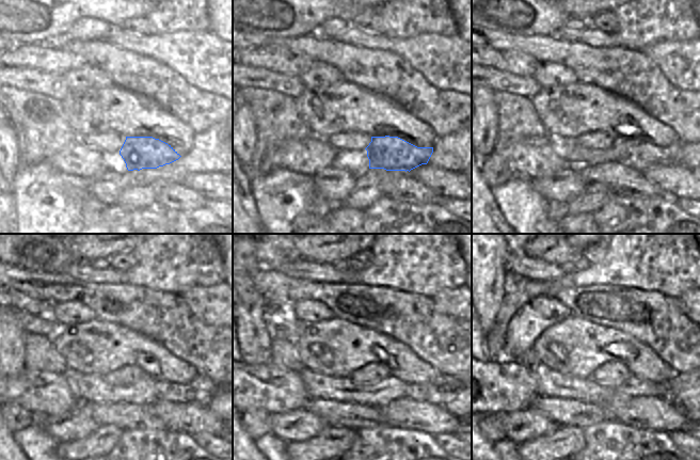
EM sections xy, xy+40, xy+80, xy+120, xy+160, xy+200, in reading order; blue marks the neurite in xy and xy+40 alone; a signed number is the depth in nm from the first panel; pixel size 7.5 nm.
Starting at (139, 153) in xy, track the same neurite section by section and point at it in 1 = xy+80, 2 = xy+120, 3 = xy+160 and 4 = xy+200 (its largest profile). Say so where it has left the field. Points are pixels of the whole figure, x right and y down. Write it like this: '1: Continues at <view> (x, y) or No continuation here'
1: Continues at xy+80 (634, 153)
2: Continues at xy+120 (202, 390)
3: Continues at xy+160 (443, 389)
4: Continues at xy+200 (668, 394)

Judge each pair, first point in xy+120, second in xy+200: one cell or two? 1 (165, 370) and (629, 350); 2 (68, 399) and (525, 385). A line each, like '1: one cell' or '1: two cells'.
1: one cell
2: one cell

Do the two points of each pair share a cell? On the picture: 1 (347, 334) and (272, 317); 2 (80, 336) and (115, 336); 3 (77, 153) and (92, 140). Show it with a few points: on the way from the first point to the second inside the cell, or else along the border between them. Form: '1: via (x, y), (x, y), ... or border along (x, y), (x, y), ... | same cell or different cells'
1: border along (309, 324), (293, 340) | different cells
2: via (89, 338), (107, 338) | same cell
3: border along (79, 138), (86, 146), (101, 152) | different cells

